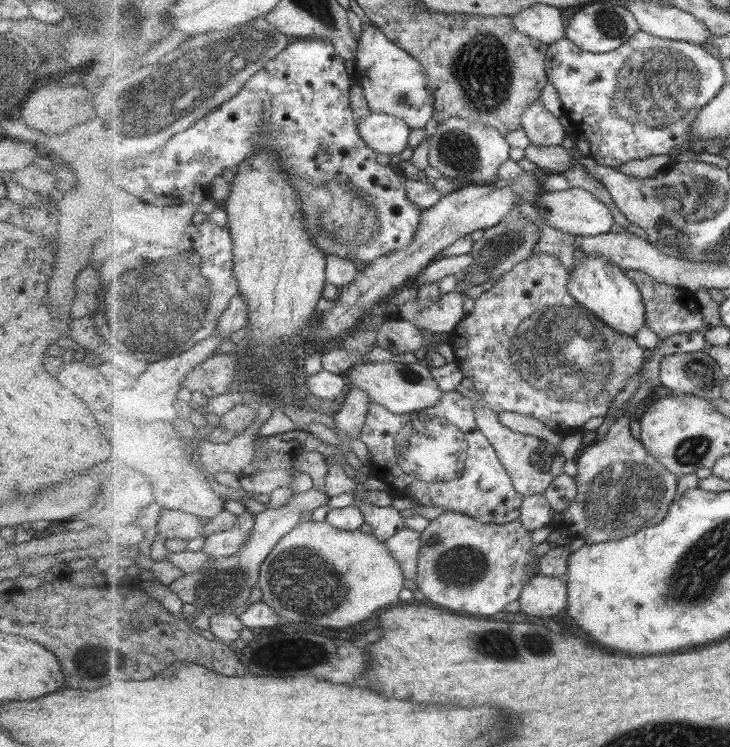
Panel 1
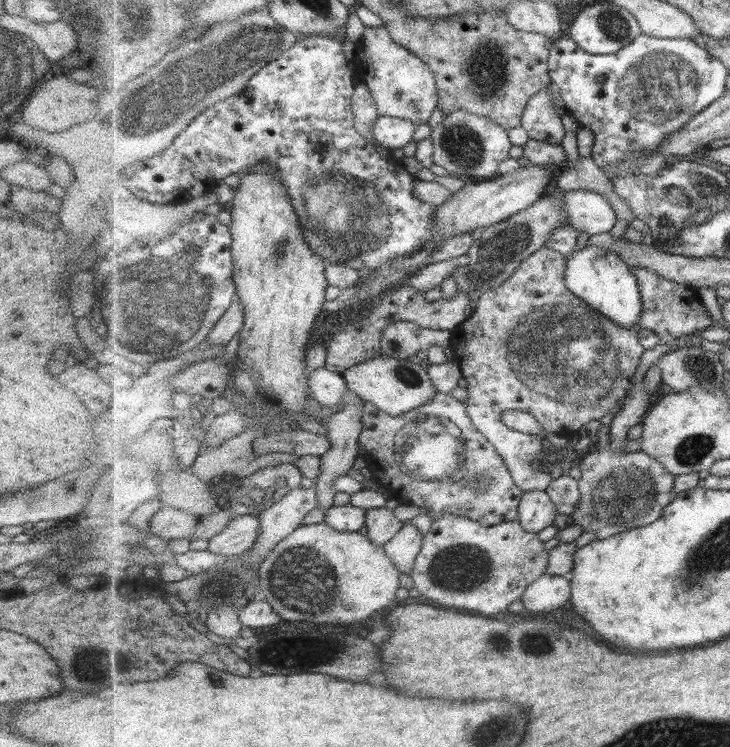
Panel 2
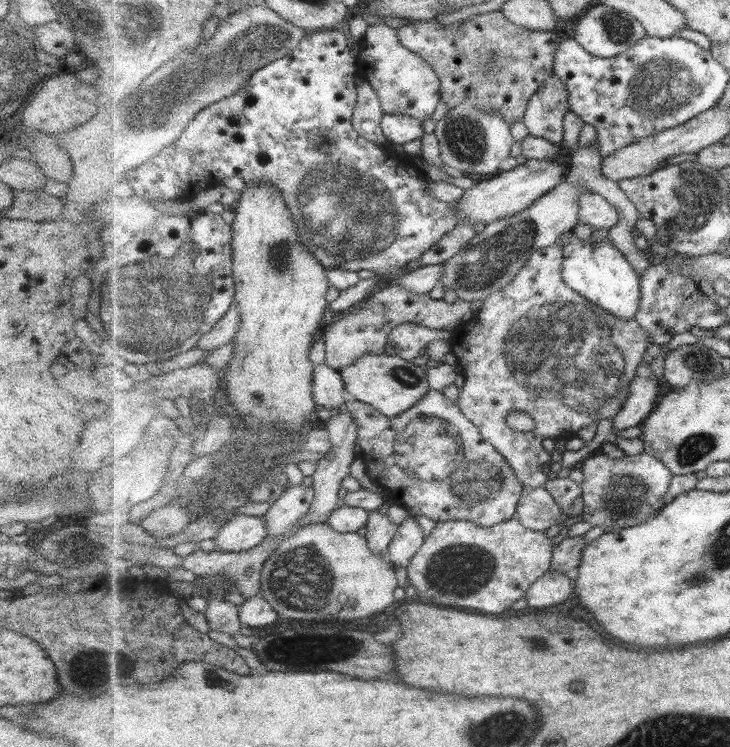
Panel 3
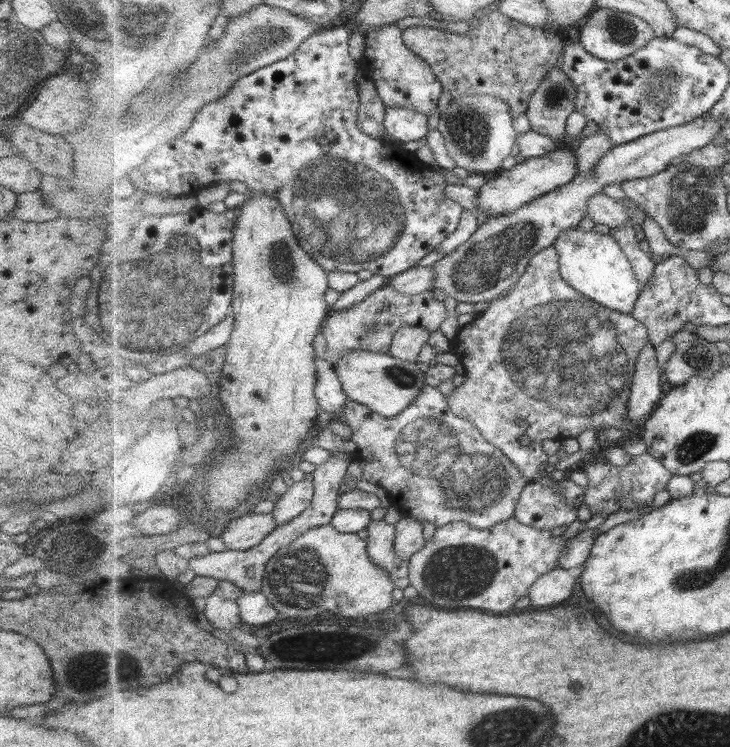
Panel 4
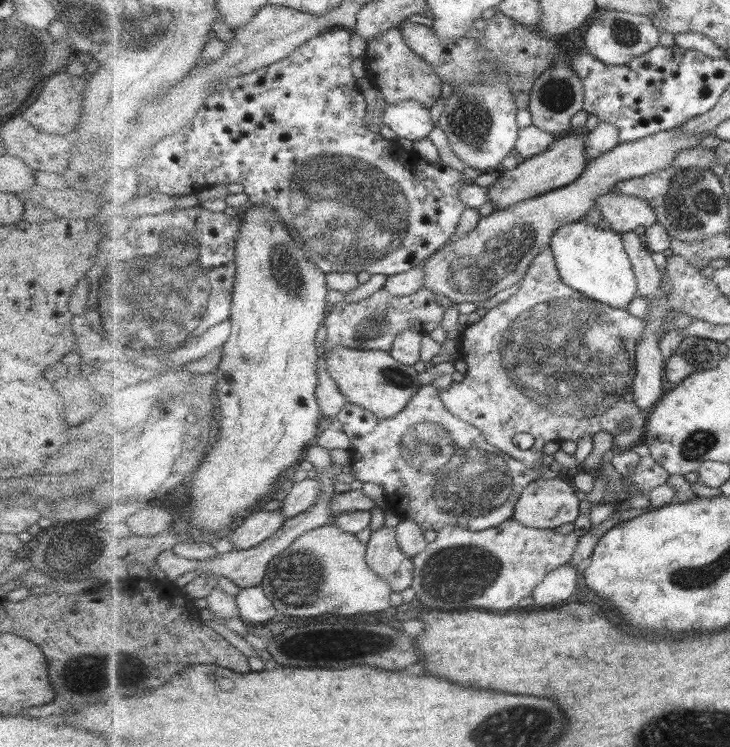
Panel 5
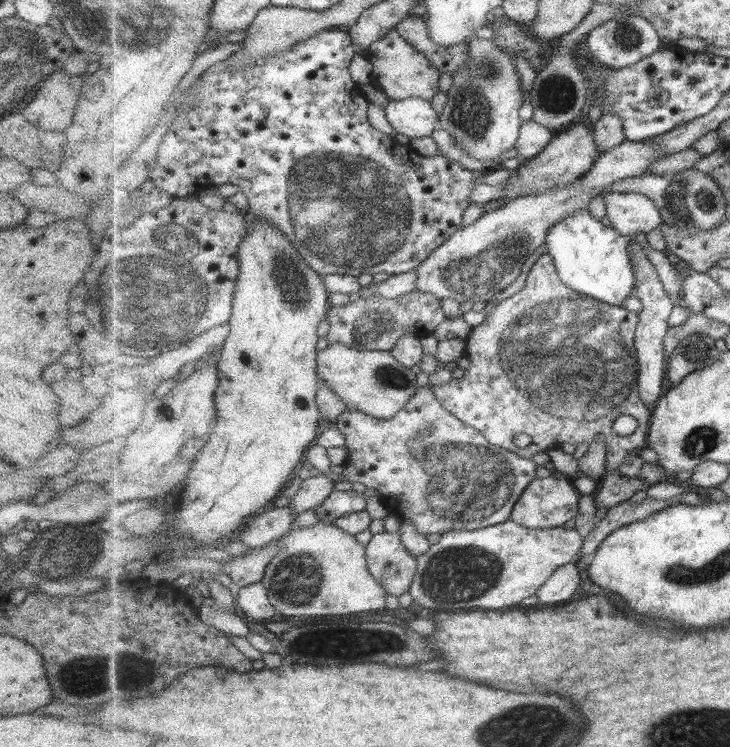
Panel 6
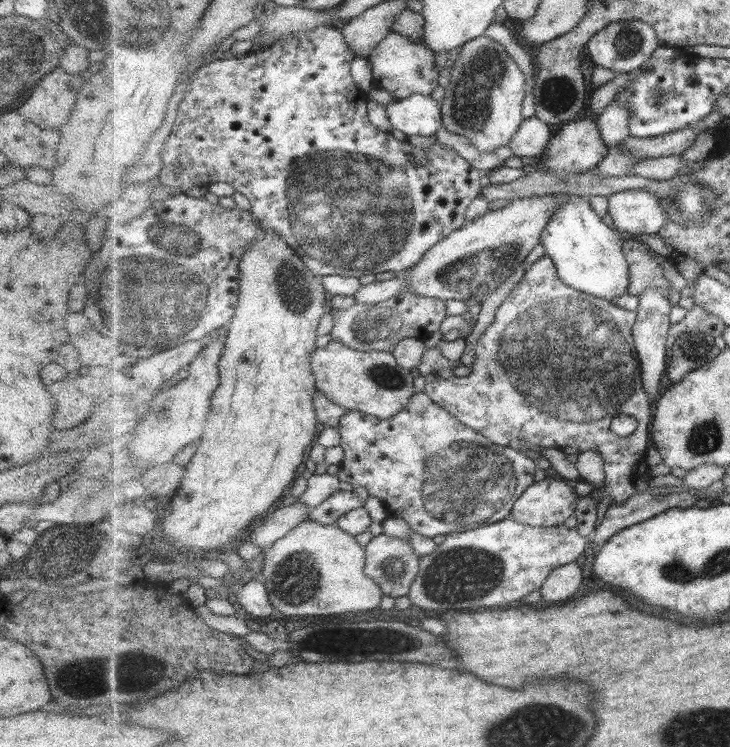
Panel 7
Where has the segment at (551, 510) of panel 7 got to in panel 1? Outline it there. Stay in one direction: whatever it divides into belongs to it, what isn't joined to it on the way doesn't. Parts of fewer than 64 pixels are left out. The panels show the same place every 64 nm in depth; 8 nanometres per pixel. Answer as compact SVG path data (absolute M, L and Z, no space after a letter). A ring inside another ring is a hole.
M538 254L531 256L529 259L525 259L520 264L517 264L511 272L505 274L501 280L492 284L488 289L482 289L474 293L475 305L470 313L459 323L459 326L450 333L449 345L452 347L455 355L455 359L461 365L464 370L464 376L471 380L475 386L475 393L478 393L482 397L482 402L476 401L476 417L477 422L480 425L480 429L483 434L487 436L487 440L491 442L499 462L504 464L505 470L512 478L514 487L517 492L520 492L524 498L524 506L522 507L522 515L519 522L525 525L525 528L529 529L529 532L535 528L543 528L551 520L551 503L545 497L544 492L547 487L553 482L553 474L543 474L539 471L539 461L545 458L546 451L542 449L542 445L539 444L540 438L531 436L530 434L521 434L521 432L513 432L510 428L503 426L500 421L500 412L511 411L519 412L528 416L532 416L541 422L544 422L550 429L553 429L556 433L569 434L580 431L583 424L587 424L591 418L595 416L603 416L609 412L611 408L611 402L615 400L615 396L627 386L627 380L633 378L641 366L644 366L645 361L645 348L641 348L637 344L635 337L627 337L627 335L621 335L617 330L613 330L610 326L607 326L600 318L597 318L588 308L585 308L580 302L577 302L573 298L572 293L569 292L569 270L556 259L555 255Z

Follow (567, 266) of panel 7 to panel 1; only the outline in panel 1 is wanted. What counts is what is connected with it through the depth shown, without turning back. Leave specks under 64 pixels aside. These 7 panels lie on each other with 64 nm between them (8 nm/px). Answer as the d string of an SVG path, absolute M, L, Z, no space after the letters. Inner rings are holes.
M585 256L575 264L569 274L568 289L577 302L621 335L636 337L637 332L647 326L648 312L640 288L633 283L628 272L607 261L604 256Z

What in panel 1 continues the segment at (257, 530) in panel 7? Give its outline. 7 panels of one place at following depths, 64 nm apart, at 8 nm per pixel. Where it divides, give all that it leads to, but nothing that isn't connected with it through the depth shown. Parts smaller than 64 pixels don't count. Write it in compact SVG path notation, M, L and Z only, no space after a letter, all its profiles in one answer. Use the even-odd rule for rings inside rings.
M244 504L243 506L244 511L238 515L237 524L231 530L216 532L205 538L202 551L212 560L224 559L235 554L249 538L255 524L255 515L252 515Z

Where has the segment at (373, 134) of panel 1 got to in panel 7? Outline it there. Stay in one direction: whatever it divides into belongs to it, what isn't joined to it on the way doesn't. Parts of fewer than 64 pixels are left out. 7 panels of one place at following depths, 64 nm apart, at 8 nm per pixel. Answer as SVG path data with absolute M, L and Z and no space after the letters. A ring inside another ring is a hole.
M424 94L396 99L386 106L386 111L394 128L407 136L434 137L443 122L442 107Z

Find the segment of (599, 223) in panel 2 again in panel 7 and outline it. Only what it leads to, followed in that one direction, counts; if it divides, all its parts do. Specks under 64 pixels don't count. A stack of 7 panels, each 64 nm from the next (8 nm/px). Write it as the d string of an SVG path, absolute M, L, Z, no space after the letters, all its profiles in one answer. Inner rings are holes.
M640 188L616 192L608 201L609 215L620 232L633 236L659 234L669 220L655 194Z

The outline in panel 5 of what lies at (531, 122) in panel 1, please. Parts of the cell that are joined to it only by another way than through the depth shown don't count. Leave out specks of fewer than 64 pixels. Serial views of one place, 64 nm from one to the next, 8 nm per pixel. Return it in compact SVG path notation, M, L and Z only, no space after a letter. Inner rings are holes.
M565 59L563 63L552 66L536 82L536 88L533 89L530 102L530 111L532 114L532 124L537 128L550 132L558 136L565 136L571 131L571 118L582 110L584 105L584 84L581 79L574 74L570 67L570 62Z

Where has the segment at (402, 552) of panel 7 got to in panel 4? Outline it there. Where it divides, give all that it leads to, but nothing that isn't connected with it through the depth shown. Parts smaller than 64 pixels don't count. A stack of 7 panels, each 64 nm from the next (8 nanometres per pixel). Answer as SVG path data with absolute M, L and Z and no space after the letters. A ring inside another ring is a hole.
M383 518L372 520L367 529L370 557L392 576L396 588L407 588L410 585L410 563L396 555L396 525Z

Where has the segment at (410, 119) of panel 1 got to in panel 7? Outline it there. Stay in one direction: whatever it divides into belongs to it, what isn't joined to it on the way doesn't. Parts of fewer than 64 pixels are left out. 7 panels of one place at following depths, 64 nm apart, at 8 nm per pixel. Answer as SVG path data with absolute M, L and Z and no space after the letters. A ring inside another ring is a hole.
M392 31L368 56L374 68L379 86L388 90L397 99L409 98L413 94L431 96L439 88L439 70L433 50L420 40L413 40L401 33Z

